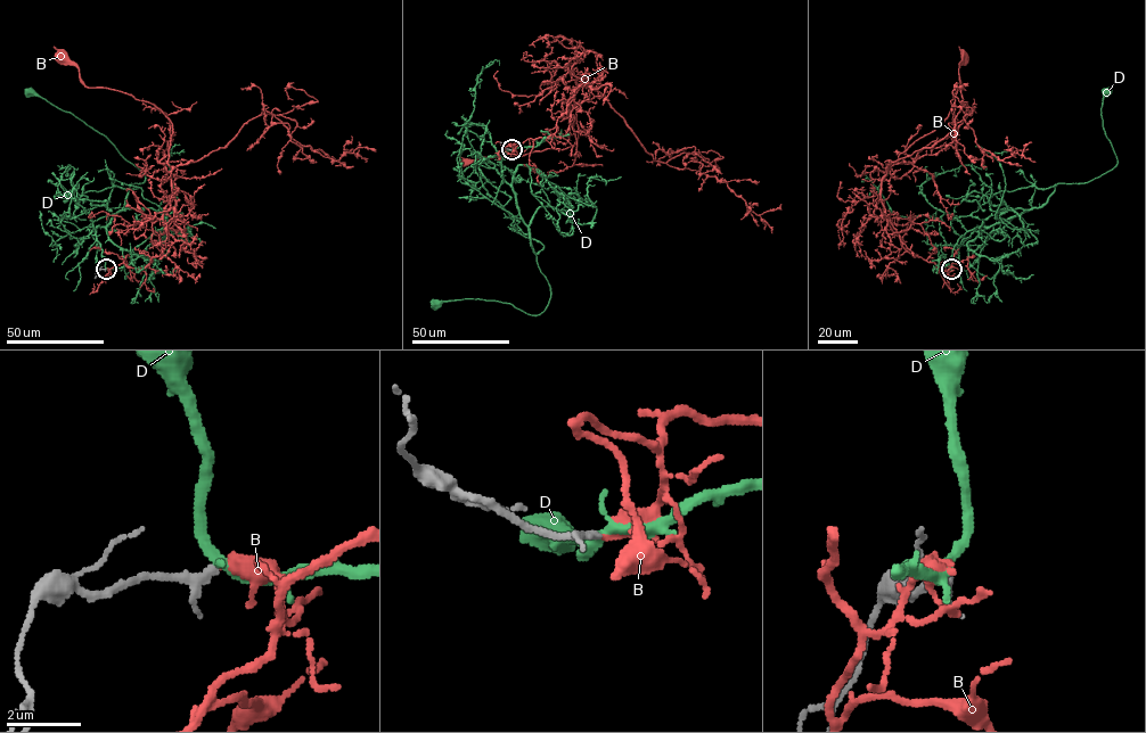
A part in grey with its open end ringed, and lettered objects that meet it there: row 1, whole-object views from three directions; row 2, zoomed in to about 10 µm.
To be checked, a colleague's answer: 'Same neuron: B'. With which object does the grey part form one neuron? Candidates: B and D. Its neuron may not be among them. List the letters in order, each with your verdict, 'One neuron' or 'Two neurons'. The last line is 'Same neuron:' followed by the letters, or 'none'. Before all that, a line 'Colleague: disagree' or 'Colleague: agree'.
Colleague: agree
B: One neuron
D: Two neurons
Same neuron: B

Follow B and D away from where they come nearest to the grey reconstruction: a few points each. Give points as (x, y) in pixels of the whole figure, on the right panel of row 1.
B: (951, 269), (941, 263), (939, 269), (902, 246), (881, 199), (882, 178), (901, 153), (947, 116), (965, 56)
D: (951, 269), (954, 247), (968, 231), (1041, 207), (1058, 183), (1082, 183), (1118, 164), (1103, 129), (1105, 92)

